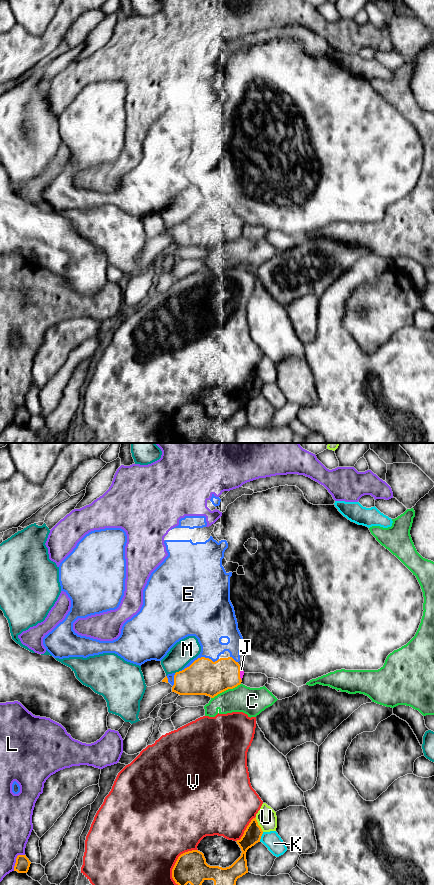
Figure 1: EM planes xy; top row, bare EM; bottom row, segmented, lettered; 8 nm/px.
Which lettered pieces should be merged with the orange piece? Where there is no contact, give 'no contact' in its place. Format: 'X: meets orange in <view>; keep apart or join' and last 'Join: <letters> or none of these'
C: meets orange in xy; keep apart
E: meets orange in xy; keep apart
J: meets orange in xy; join
K: meets orange in xy; keep apart
L: meets orange in xy; keep apart
M: meets orange in xy; keep apart
U: meets orange in xy; keep apart
V: meets orange in xy; keep apart
Join: J

